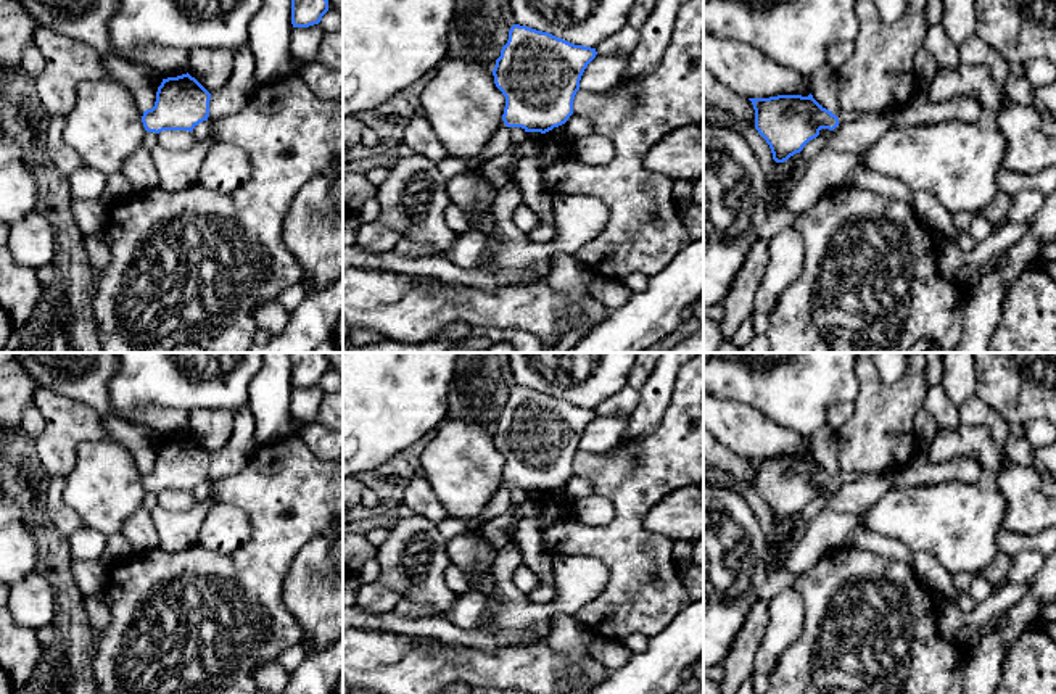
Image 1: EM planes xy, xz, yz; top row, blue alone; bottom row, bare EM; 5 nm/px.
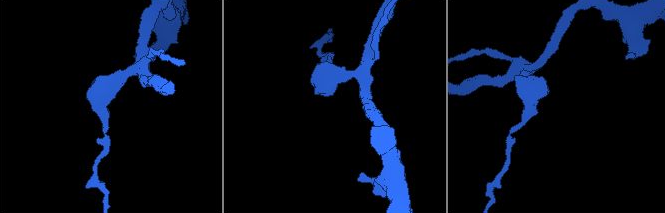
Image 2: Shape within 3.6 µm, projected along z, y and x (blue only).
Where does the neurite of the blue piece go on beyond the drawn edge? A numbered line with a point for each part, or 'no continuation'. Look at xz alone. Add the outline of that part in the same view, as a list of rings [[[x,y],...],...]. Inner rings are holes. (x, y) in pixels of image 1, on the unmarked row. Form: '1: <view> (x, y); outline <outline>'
1: xz (496, 506); outline [[[502,483],[499,491],[494,494],[494,498],[488,502],[488,506],[476,518],[475,522],[476,527],[483,527],[486,522],[496,517],[501,517],[505,512],[507,493],[509,493],[509,488]]]

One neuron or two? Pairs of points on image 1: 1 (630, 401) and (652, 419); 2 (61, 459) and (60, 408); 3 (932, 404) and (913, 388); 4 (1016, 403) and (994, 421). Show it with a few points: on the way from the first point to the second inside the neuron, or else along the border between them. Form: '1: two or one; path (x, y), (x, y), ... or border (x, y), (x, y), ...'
1: two; border (639, 390), (639, 403), (630, 414)
2: one; path (61, 446), (61, 421)
3: two; border (929, 387), (921, 406)
4: two; border (974, 395), (1014, 427)

